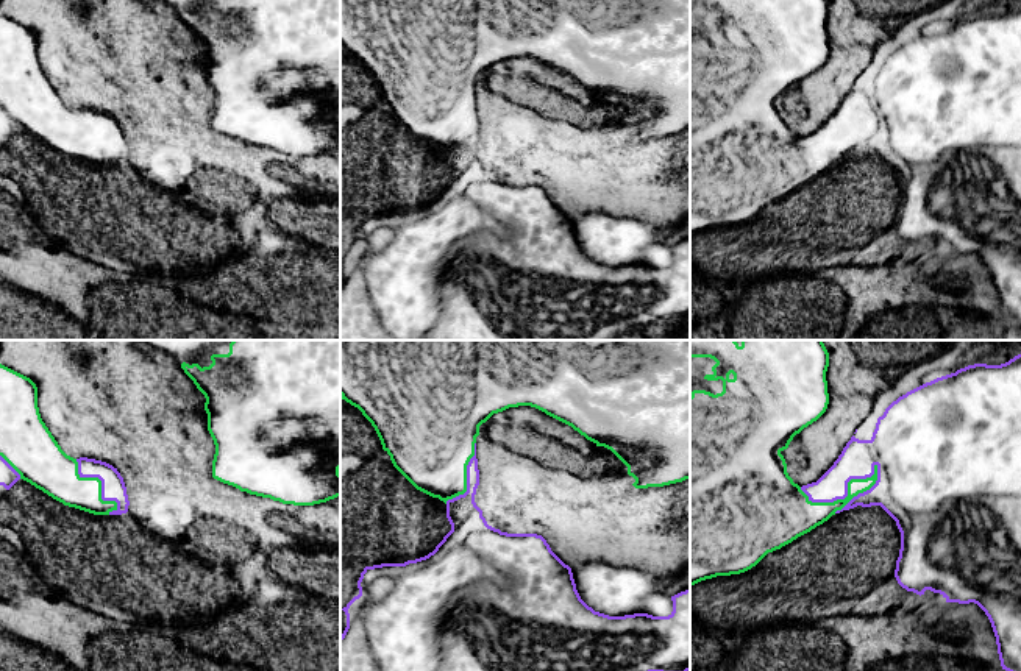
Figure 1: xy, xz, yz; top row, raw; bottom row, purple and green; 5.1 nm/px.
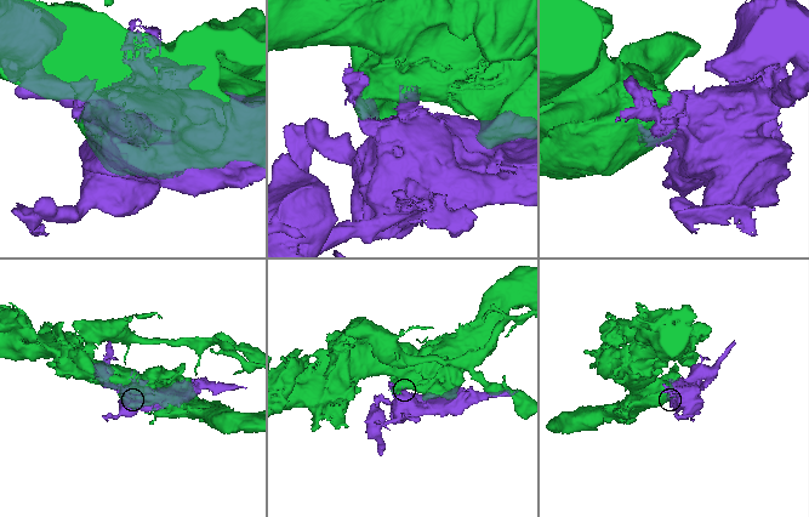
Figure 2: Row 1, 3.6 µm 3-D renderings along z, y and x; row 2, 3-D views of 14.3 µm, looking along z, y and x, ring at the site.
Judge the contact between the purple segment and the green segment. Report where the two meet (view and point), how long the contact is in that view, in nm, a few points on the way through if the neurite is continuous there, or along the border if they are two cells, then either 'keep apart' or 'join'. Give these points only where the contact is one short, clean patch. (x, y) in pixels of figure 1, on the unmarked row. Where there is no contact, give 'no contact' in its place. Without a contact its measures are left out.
yz (845, 147) | 420 nm | keep apart

